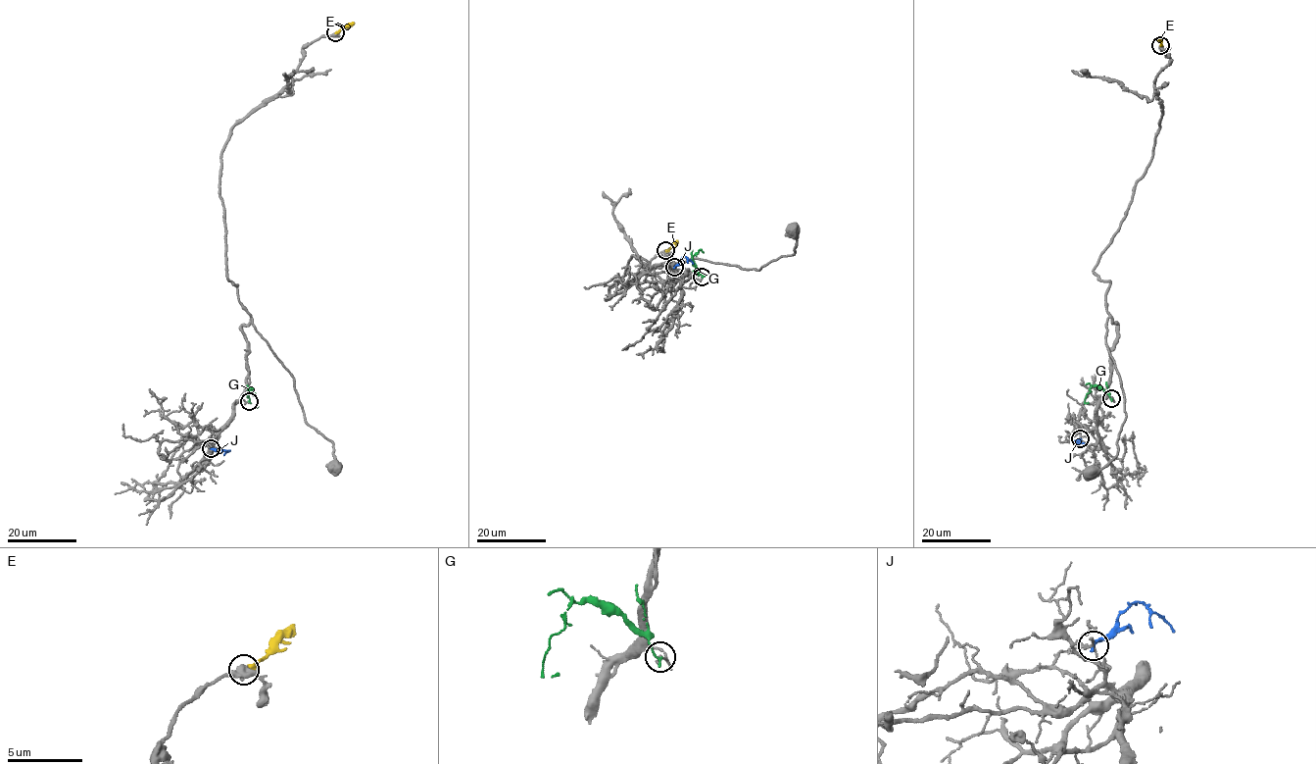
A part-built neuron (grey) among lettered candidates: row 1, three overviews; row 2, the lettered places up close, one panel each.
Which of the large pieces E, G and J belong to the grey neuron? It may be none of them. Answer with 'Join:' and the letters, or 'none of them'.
Join: E

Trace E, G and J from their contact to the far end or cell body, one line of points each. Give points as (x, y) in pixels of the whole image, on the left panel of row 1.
E: (335, 32), (354, 23)
G: (249, 400), (250, 390), (258, 399), (258, 406)
J: (212, 448), (230, 450)

